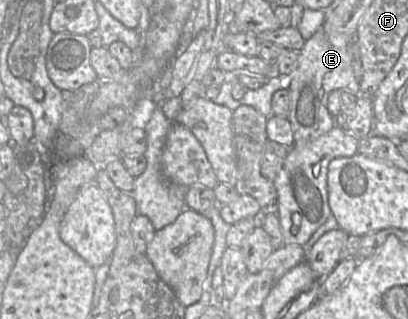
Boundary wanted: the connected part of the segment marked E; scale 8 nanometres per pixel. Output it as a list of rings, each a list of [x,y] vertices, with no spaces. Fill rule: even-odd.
[[[292,27],[279,28],[274,31],[265,31],[255,35],[257,39],[272,43],[290,51],[298,52],[297,67],[288,75],[289,114],[295,142],[311,142],[328,133],[336,126],[333,117],[327,108],[329,94],[334,90],[348,91],[357,98],[362,98],[362,92],[352,67],[352,42],[347,43],[344,35],[328,35],[324,28],[320,28],[311,38],[304,40],[297,29]]]

